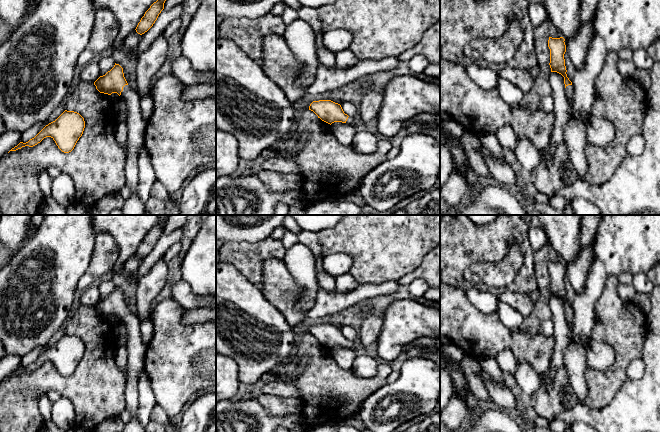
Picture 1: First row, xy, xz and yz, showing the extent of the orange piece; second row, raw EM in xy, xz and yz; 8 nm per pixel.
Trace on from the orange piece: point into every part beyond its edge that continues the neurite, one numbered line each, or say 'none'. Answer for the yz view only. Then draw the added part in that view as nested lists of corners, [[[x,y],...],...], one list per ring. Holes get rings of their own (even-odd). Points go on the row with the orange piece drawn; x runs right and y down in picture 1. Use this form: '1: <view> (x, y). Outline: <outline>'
1: yz (569, 91). Outline: [[[572,85],[566,86],[565,93],[566,93],[566,98],[569,102],[570,108],[572,110],[572,100],[573,100],[573,94],[574,94],[573,86]]]

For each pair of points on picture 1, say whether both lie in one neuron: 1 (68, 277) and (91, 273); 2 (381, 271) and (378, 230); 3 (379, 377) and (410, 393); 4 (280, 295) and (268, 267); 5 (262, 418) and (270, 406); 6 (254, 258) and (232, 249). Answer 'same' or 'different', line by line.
1: different
2: same
3: different
4: same
5: different
6: same

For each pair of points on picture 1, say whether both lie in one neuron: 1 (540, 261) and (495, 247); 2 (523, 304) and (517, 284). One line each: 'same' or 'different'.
1: different
2: different

